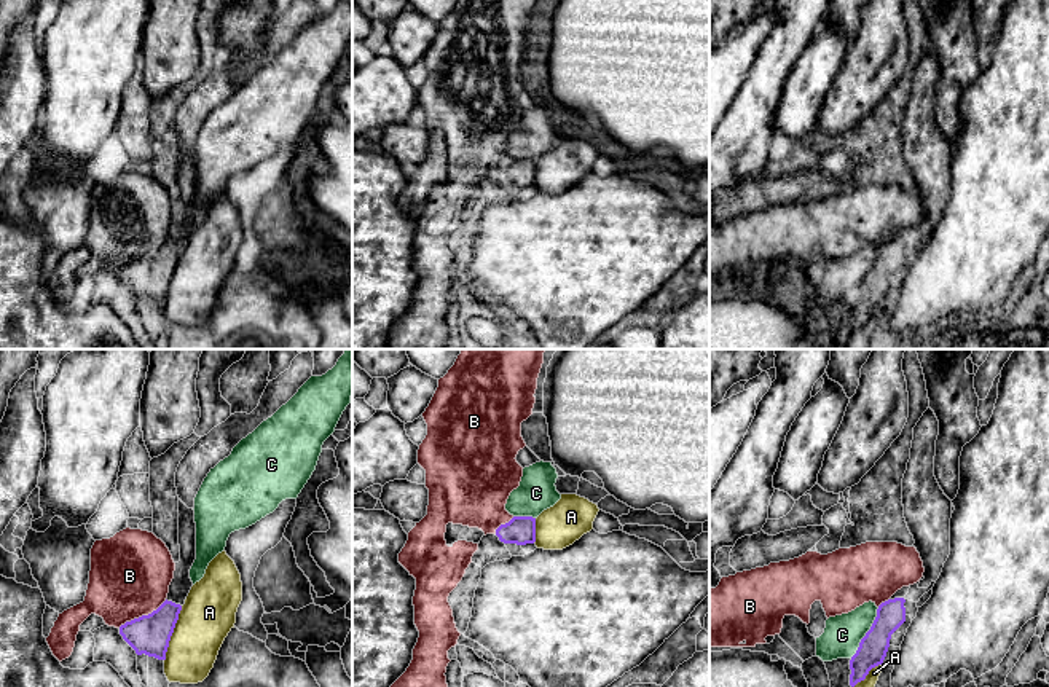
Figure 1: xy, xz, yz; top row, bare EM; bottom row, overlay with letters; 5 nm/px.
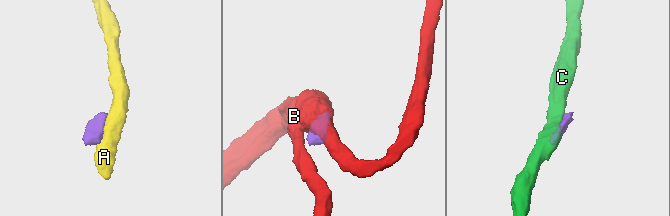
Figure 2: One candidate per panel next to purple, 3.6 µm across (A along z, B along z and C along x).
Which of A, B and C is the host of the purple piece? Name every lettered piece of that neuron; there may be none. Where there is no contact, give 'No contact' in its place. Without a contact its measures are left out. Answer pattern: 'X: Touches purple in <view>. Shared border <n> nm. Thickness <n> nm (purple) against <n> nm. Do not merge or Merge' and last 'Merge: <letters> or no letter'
A: Touches purple in xy. Shared border 300 nm. Thickness 200 nm (purple) against 280 nm. Do not merge
B: Touches purple in xy. Shared border 280 nm. Thickness 200 nm (purple) against 400 nm. Do not merge
C: Touches purple in yz. Shared border 300 nm. Thickness 150 nm (purple) against 190 nm. Do not merge
Merge: no letter

